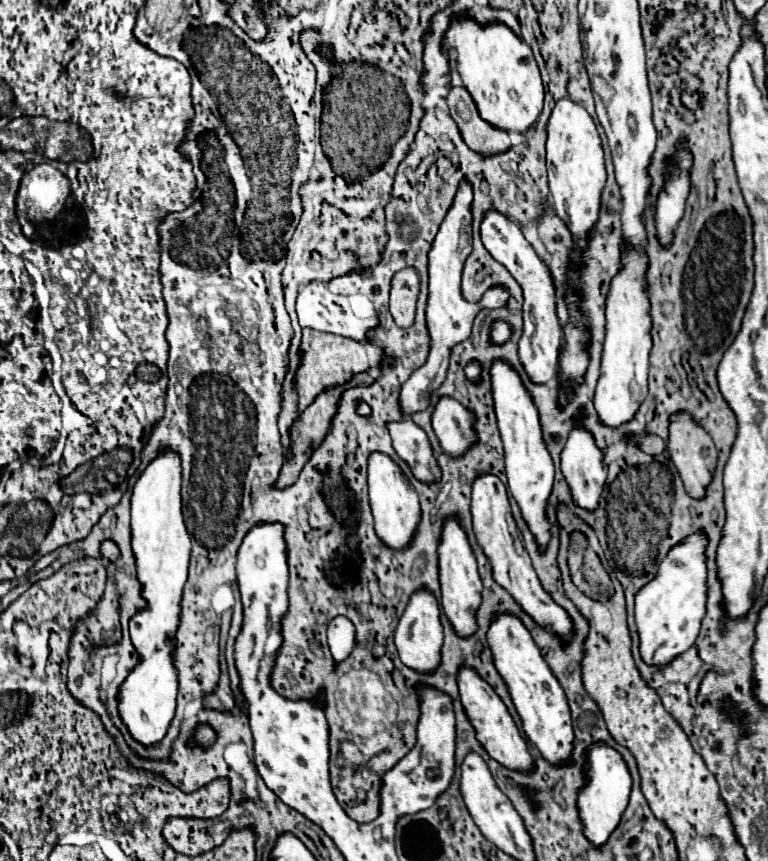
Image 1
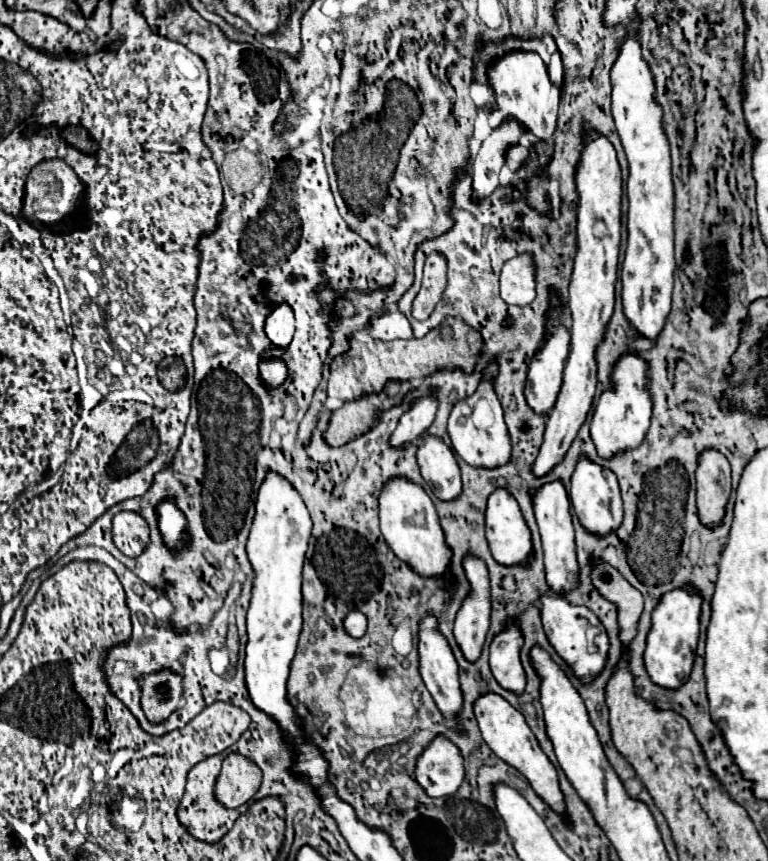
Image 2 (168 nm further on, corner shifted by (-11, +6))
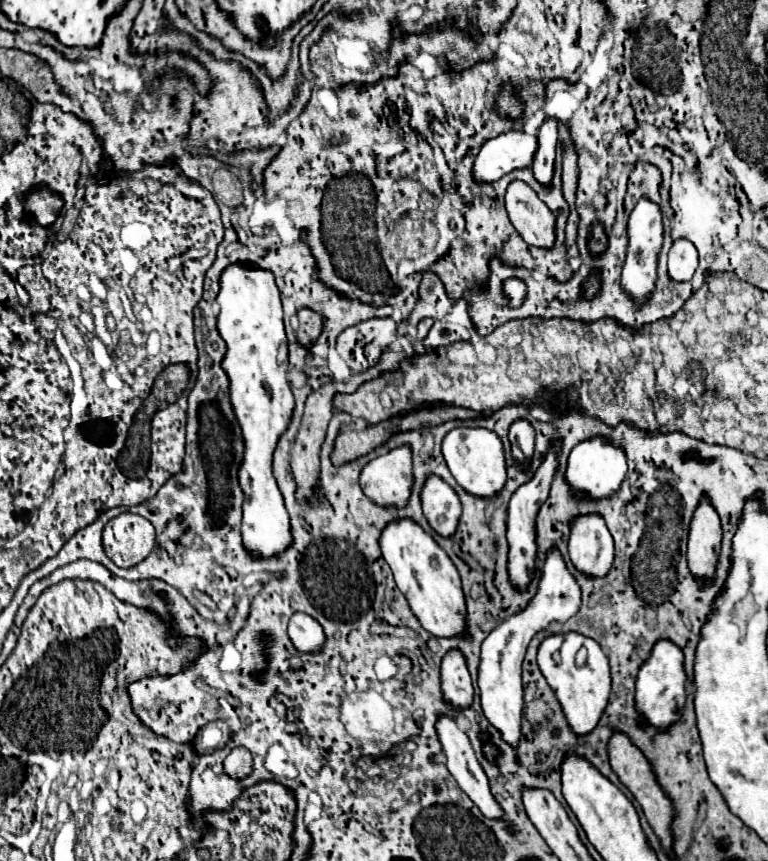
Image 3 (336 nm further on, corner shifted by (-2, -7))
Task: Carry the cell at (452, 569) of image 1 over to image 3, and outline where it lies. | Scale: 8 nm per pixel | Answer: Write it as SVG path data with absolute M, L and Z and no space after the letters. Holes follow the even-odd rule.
M460 651L446 653L442 661L442 691L444 701L456 709L464 709L472 705L474 687L470 681L470 673L466 669L466 661Z

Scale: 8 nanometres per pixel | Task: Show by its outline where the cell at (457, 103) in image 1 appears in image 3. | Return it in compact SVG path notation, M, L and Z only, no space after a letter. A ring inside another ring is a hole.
M512 181L506 191L506 209L518 235L532 247L552 249L556 241L556 215L524 183Z

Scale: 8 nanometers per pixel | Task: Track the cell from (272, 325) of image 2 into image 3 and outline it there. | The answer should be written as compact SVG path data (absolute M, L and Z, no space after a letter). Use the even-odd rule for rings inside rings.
M252 263L228 265L220 275L216 305L220 307L216 327L228 347L222 367L230 379L230 401L244 439L244 459L238 471L238 483L244 491L242 537L248 551L268 557L282 553L292 543L290 519L272 475L272 453L280 435L288 429L294 411L294 395L286 375L288 341L274 275Z

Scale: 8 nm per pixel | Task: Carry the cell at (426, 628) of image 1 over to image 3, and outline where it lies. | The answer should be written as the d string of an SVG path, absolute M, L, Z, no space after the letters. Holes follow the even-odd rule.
M440 717L436 729L438 729L438 735L440 735L440 743L442 743L442 747L444 747L444 753L446 753L446 757L448 757L448 771L450 771L452 777L458 781L460 789L474 801L474 805L482 811L484 817L500 821L502 815L504 815L504 811L502 811L500 803L496 803L494 795L490 793L488 777L486 777L484 769L480 767L480 763L478 763L478 759L476 759L476 755L474 755L474 749L472 749L472 745L470 745L468 735L466 735L464 731L460 731L458 725L456 725L456 721L450 719L450 717Z

